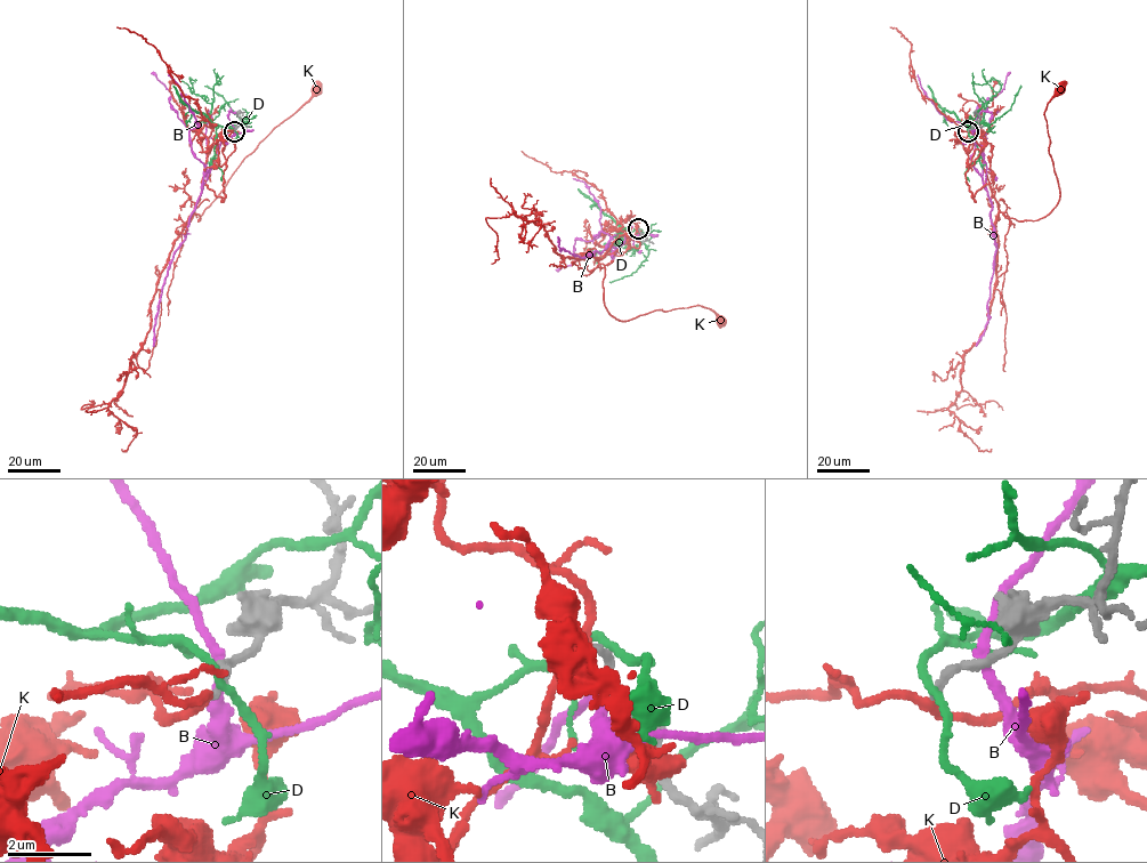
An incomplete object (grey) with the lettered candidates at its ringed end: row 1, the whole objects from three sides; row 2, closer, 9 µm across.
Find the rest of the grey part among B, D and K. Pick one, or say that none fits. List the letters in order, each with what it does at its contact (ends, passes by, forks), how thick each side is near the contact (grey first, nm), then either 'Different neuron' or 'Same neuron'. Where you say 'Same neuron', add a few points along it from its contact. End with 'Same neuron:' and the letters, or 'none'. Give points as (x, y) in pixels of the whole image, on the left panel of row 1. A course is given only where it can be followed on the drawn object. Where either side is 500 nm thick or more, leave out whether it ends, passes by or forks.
B: It passes by. Thickness 190 nm (grey) against 220 nm. Different neuron
D: It passes by. Thickness 200 nm (grey) against 170 nm. Different neuron
K: It passes by. Thickness 170 nm (grey) against 190 nm. Same neuron. Its course: (233, 131), (224, 130), (215, 137), (194, 211), (200, 217), (199, 220), (245, 158), (317, 89)
Same neuron: K

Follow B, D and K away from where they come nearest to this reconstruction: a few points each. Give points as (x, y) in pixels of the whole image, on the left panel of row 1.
B: (235, 129), (218, 146), (217, 161), (190, 217), (186, 239), (168, 271), (153, 346)
D: (235, 130), (217, 128), (209, 117), (213, 86), (220, 83), (215, 69)
K: (233, 131), (224, 130), (215, 137), (194, 211), (200, 217), (199, 220), (245, 158), (317, 89)

